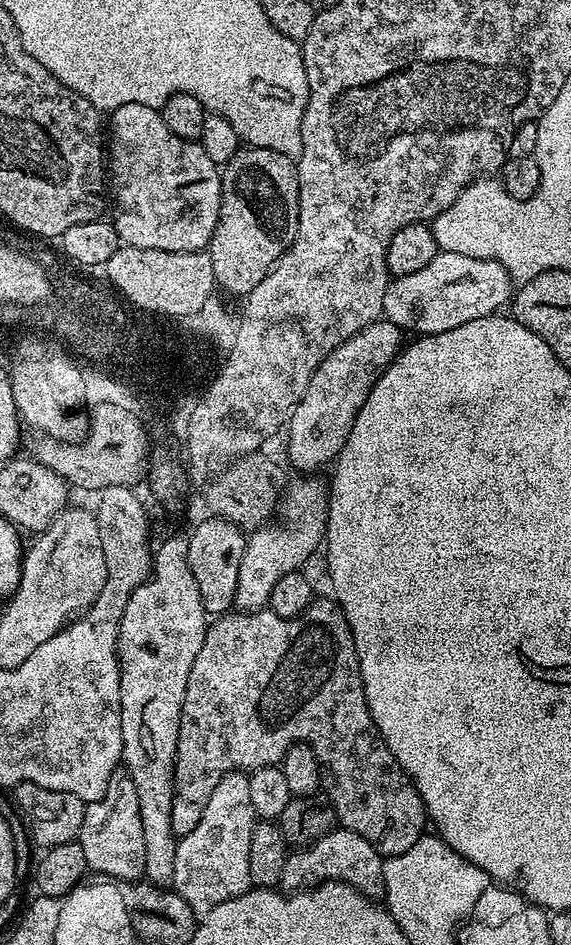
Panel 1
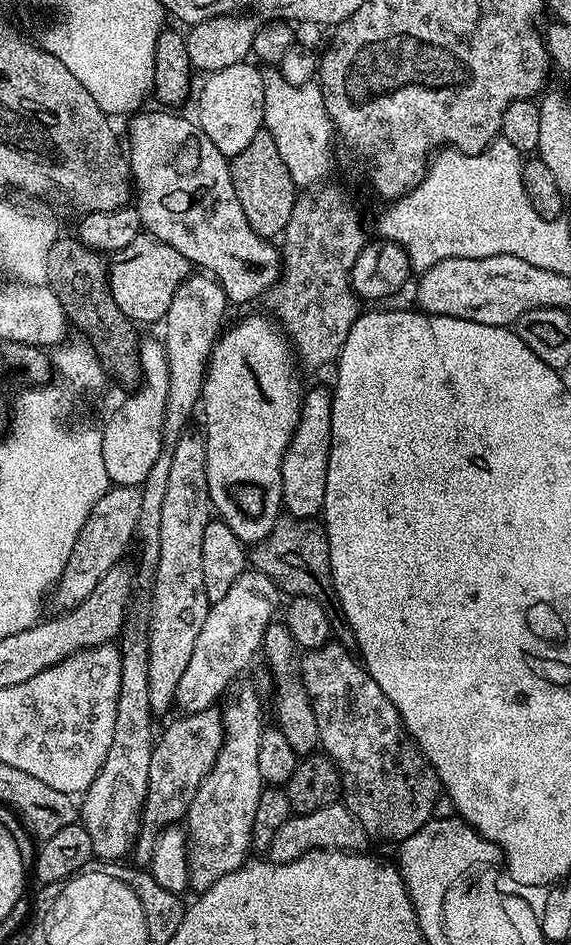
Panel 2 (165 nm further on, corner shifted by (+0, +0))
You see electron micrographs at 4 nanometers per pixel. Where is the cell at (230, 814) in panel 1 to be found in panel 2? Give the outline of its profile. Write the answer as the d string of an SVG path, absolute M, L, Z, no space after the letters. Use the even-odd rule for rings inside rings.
M238 688L231 693L232 701L222 708L222 750L210 774L206 774L202 786L197 790L186 817L188 882L193 889L196 887L197 893L214 886L218 878L226 878L226 874L243 868L252 848L254 810L258 810L258 798L262 791L258 774L258 746L262 731L260 696L252 688Z

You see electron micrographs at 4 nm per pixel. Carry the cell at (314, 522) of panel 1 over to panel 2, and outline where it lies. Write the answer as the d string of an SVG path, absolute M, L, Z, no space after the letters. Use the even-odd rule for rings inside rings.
M246 570L221 600L210 605L206 622L202 622L202 631L194 641L194 654L190 654L182 682L178 682L176 704L184 707L185 713L201 712L213 707L217 703L215 700L233 687L232 679L255 656L257 659L266 630L274 622L275 616L272 615L275 612L277 615L281 604L282 593L269 576L255 570Z

